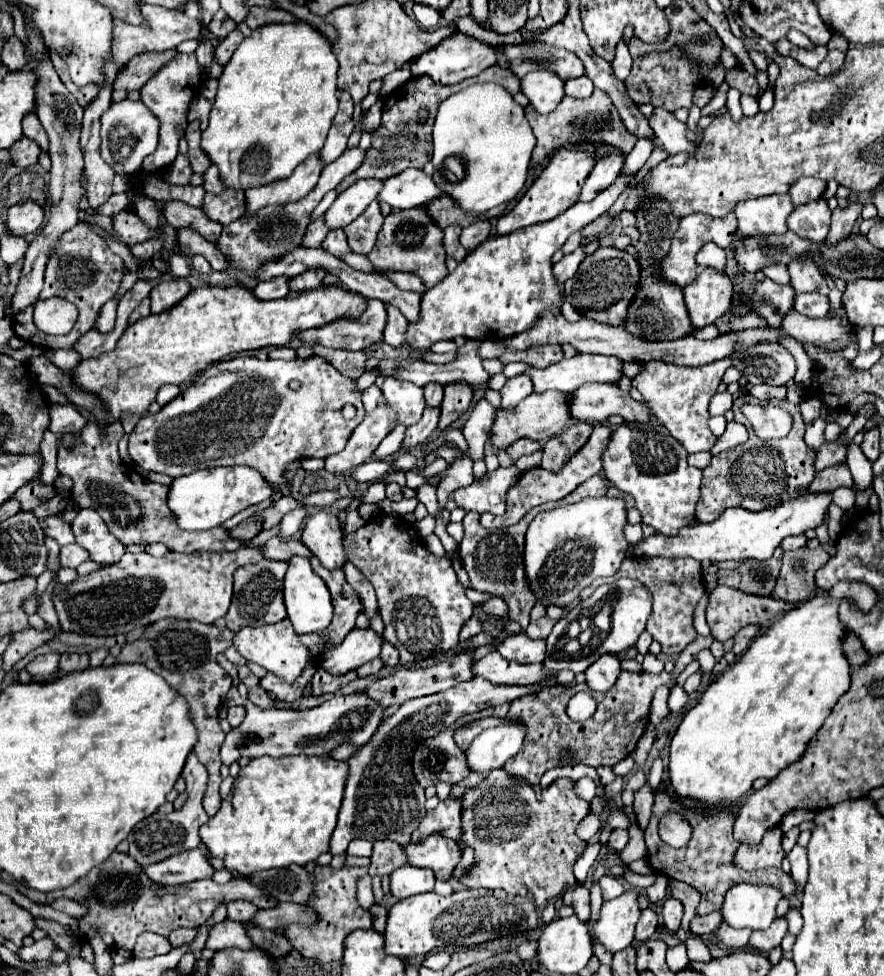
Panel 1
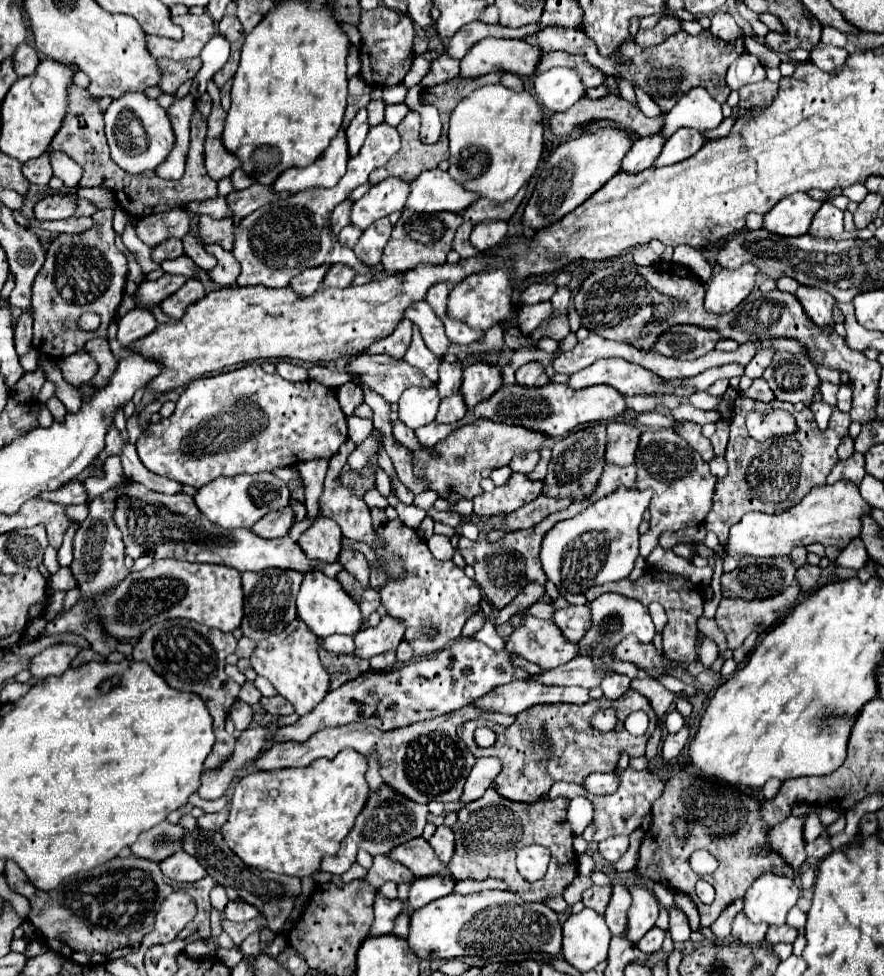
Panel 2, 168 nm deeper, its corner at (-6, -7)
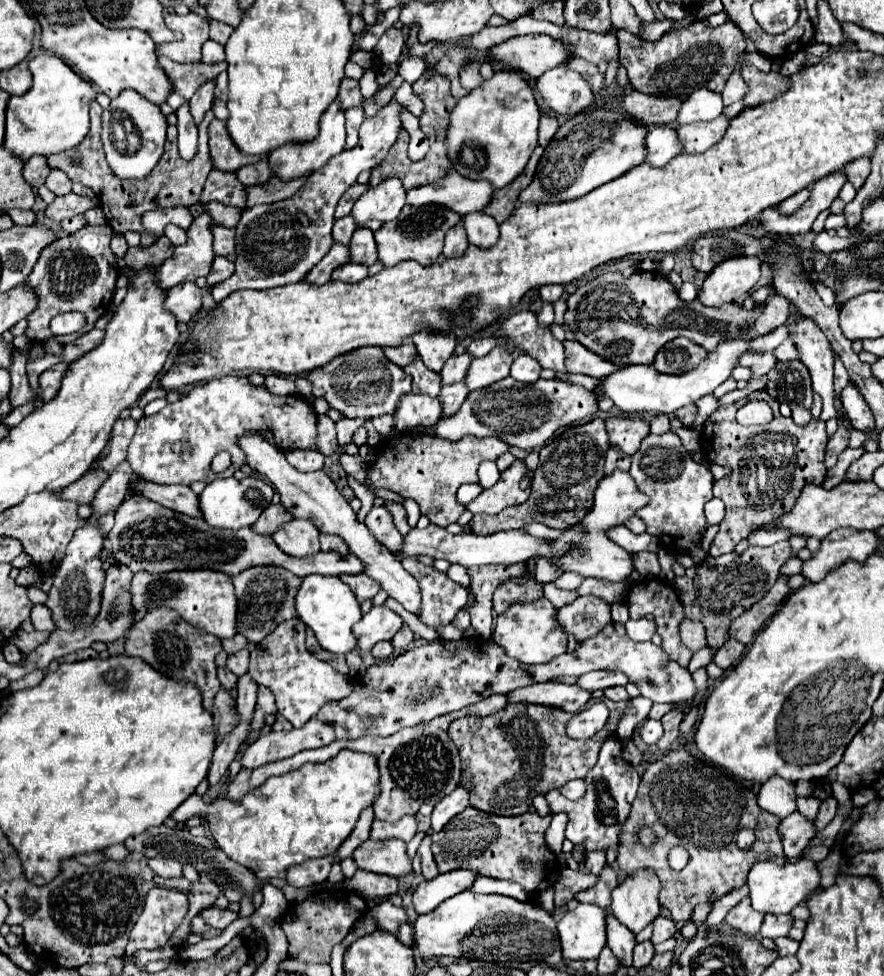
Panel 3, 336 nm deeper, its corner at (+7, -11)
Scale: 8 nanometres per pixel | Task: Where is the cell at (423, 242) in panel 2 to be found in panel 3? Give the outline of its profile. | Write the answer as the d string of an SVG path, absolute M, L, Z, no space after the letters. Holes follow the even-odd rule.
M405 205L395 221L383 223L381 229L375 231L379 261L385 267L393 267L393 265L397 265L401 261L407 261L407 259L413 259L421 265L431 265L441 255L445 233L453 225L457 225L459 221L461 221L461 215L457 215L455 211L449 211L441 205L439 207L437 205L425 205L425 207Z

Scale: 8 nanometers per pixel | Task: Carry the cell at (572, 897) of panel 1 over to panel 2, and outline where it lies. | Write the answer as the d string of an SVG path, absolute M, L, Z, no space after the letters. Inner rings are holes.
M592 885L590 889L584 891L584 897L582 897L582 903L594 911L598 911L600 915L604 915L604 909L610 901L610 895L612 895L612 887L596 887Z

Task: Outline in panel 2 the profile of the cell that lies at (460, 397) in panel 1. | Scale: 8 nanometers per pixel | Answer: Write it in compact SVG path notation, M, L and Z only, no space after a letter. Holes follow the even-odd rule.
M478 361L478 363L464 367L460 393L464 397L466 407L470 409L476 403L480 403L482 399L488 399L500 385L502 385L500 371L494 365Z

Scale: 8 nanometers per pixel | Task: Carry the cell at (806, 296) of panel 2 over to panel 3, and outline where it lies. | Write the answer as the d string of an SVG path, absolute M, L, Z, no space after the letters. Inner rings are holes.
M793 315L789 317L791 323L791 339L797 343L801 351L801 361L811 373L813 379L813 391L817 391L823 399L823 411L821 419L837 419L837 411L833 405L833 355L831 355L831 345L825 339L823 331L819 331L817 323L809 317L795 319Z

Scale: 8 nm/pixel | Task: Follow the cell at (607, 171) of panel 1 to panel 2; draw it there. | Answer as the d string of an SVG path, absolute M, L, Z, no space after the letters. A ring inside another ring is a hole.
M660 135L636 139L636 143L632 145L632 151L628 151L626 159L622 159L620 171L634 173L634 175L642 173L658 157L658 153L662 151L662 145L664 145L664 139Z

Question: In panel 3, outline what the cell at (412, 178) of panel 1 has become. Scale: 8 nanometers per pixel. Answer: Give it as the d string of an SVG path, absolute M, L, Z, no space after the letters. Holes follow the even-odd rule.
M451 173L439 183L429 183L407 191L409 205L427 205L441 203L459 215L467 215L473 211L483 211L485 203L493 197L493 187L485 181L465 179L463 175Z

